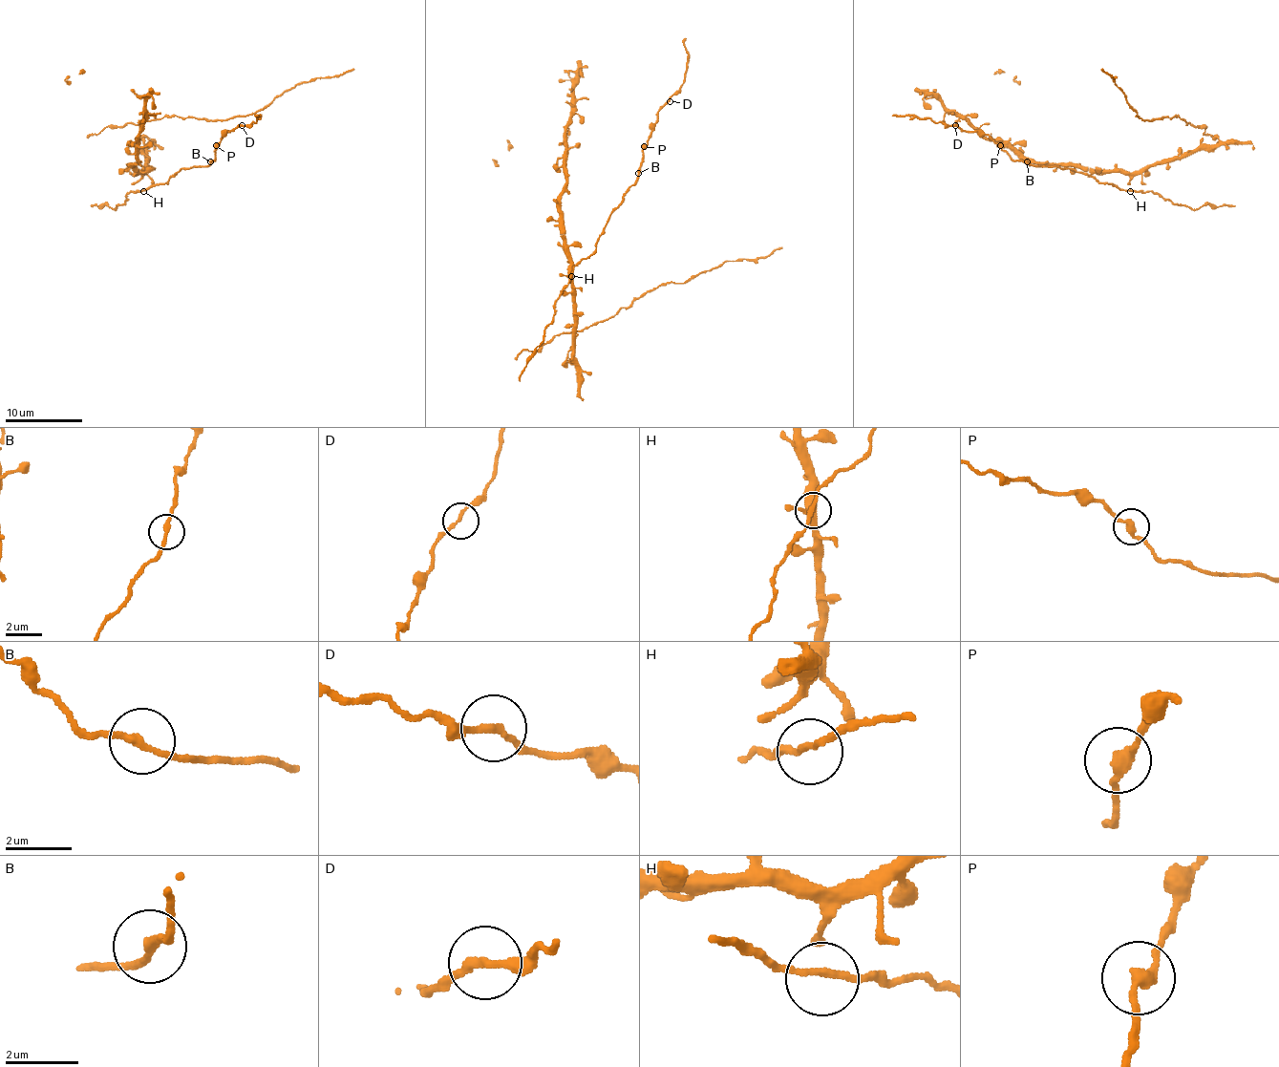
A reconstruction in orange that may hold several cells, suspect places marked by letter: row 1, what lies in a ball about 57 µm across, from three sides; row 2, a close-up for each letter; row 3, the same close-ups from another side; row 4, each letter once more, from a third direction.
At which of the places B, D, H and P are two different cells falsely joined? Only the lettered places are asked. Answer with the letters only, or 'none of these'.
none of these

